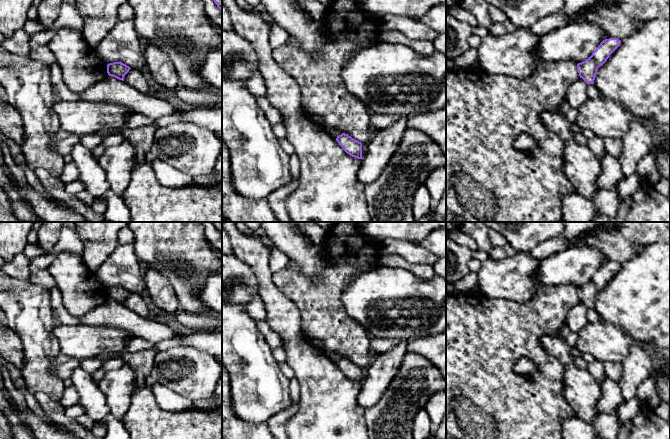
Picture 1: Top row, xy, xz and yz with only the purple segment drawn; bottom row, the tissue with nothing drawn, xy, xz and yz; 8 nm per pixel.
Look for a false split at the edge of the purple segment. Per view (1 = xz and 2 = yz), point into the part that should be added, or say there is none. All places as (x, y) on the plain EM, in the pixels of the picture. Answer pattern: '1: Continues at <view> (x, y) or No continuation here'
1: No continuation here
2: No continuation here

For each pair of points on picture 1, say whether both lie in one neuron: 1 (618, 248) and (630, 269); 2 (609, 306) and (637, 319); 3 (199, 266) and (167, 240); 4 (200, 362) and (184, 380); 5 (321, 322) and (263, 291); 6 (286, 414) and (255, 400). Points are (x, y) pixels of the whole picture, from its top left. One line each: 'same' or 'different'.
1: different
2: same
3: same
4: same
5: different
6: different

